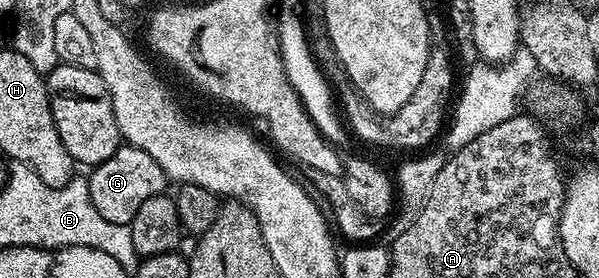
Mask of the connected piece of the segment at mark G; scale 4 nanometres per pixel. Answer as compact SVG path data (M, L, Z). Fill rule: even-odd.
M122 145L106 161L95 164L91 168L92 175L87 176L90 189L90 201L94 201L94 209L106 217L106 221L131 224L134 213L150 197L165 194L169 186L168 174L150 157L150 153L142 153L142 149Z

